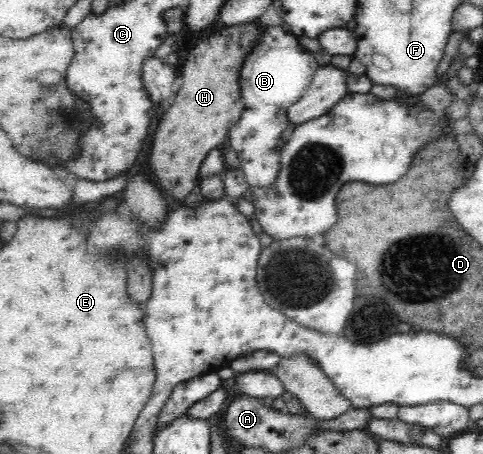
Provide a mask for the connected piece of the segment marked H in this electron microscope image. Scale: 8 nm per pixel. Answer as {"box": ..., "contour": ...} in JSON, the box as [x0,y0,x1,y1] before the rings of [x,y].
{"box":[151,19,262,201],"contour":[[[260,19],[231,26],[219,24],[211,34],[207,33],[207,37],[199,38],[195,48],[191,48],[187,52],[187,59],[179,70],[179,72],[183,72],[180,78],[183,80],[183,86],[177,92],[177,98],[171,104],[169,112],[163,116],[163,120],[155,132],[155,138],[153,138],[153,148],[151,148],[153,174],[159,182],[159,186],[175,200],[183,201],[183,198],[193,190],[196,185],[195,178],[197,178],[195,174],[199,174],[200,164],[209,151],[225,143],[229,129],[240,119],[243,110],[239,84],[241,60],[245,60],[245,52],[250,52],[257,46],[262,26]]]}

